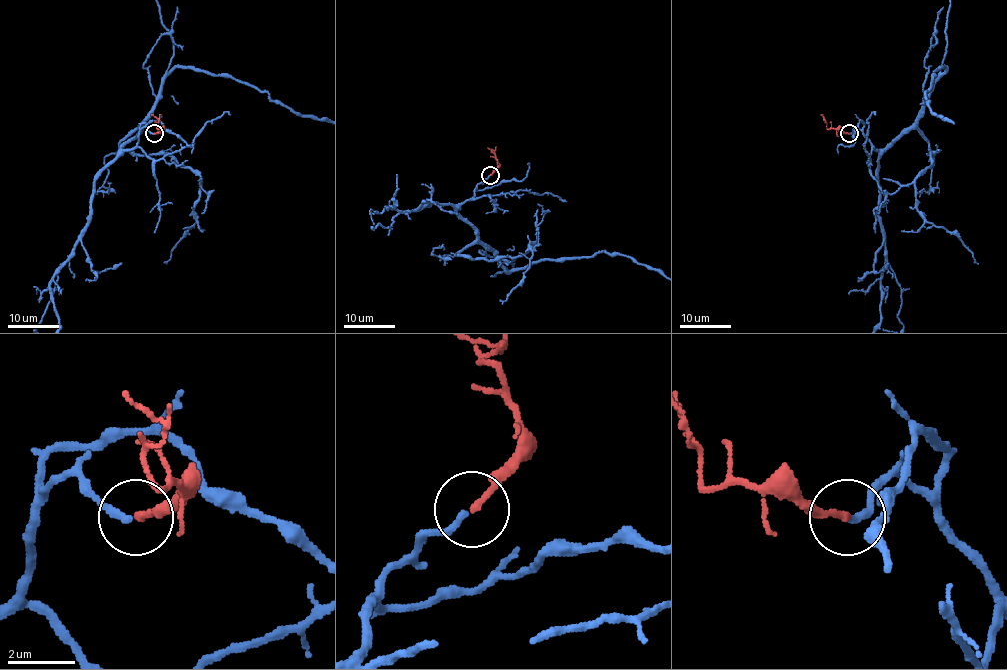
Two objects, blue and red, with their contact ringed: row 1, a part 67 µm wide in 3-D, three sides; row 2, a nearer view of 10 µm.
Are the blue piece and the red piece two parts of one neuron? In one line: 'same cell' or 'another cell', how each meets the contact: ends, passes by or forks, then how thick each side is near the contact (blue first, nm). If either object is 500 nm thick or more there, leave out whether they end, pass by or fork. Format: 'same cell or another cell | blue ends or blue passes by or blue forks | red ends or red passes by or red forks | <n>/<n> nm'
same cell | blue ends | red ends | 220/200 nm

